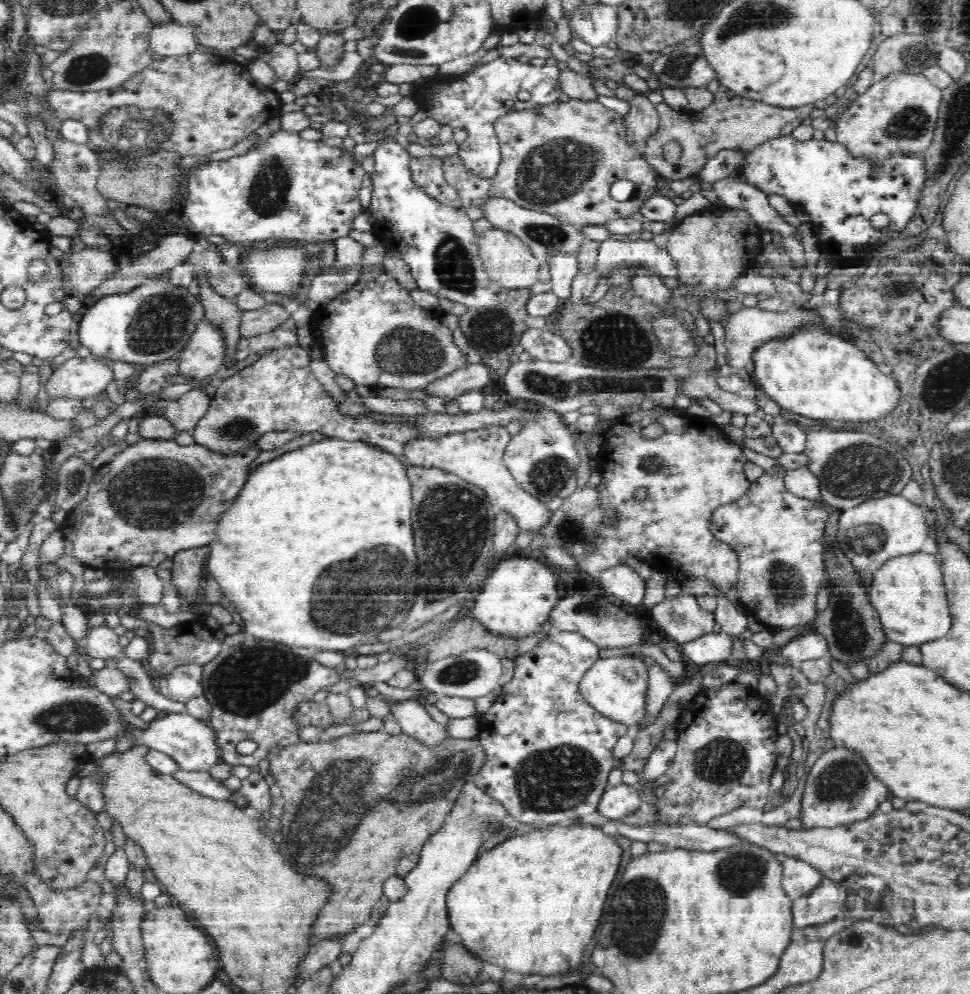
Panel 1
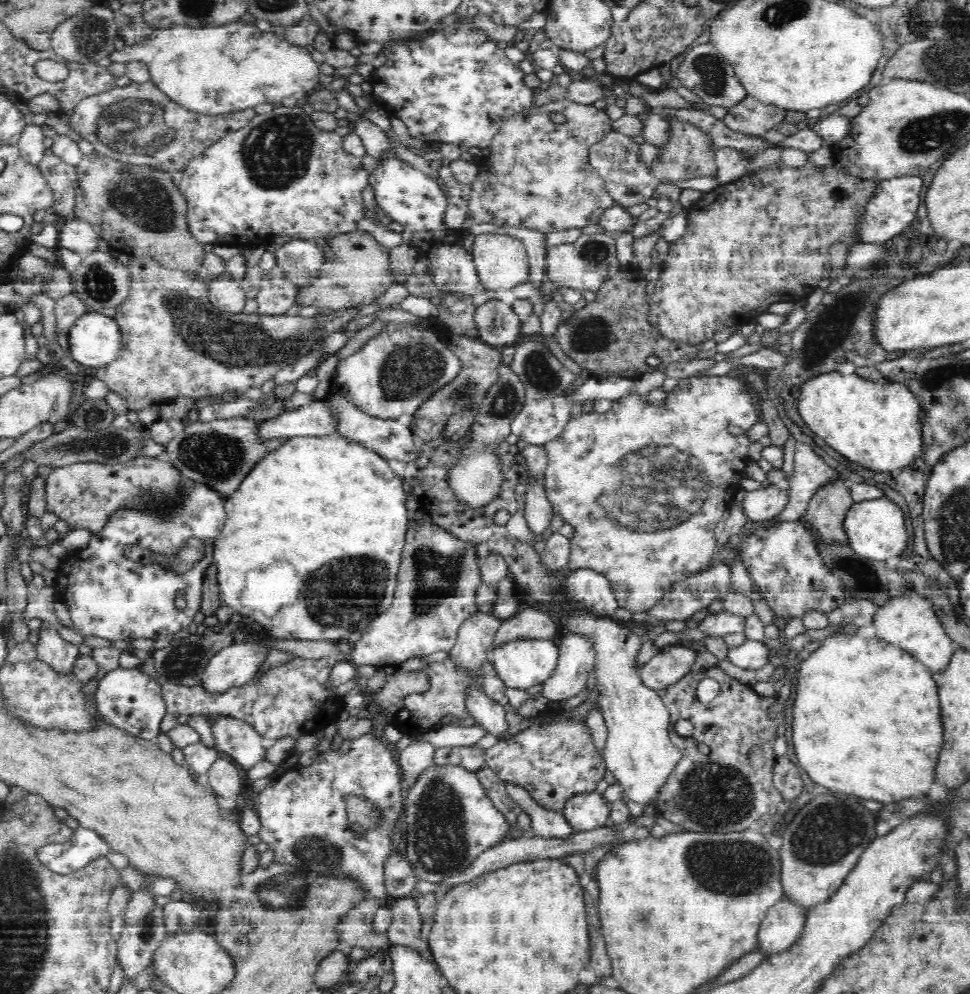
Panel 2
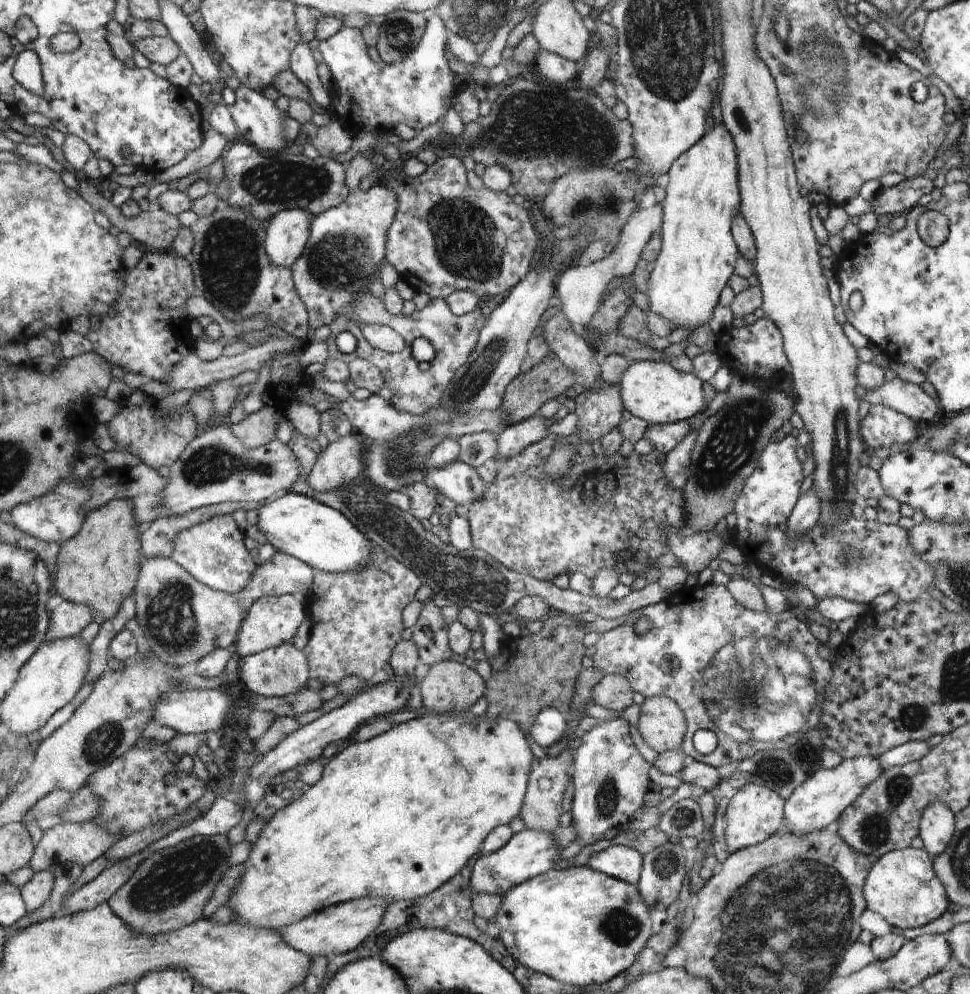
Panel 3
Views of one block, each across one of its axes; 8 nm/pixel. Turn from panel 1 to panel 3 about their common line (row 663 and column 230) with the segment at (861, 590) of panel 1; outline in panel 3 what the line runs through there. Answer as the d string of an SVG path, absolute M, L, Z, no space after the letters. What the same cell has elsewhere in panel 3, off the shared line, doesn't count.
M198 834L178 846L164 848L148 857L109 903L140 934L158 936L190 926L205 916L204 908L212 900L216 886L231 869L232 850L234 845L223 834Z

